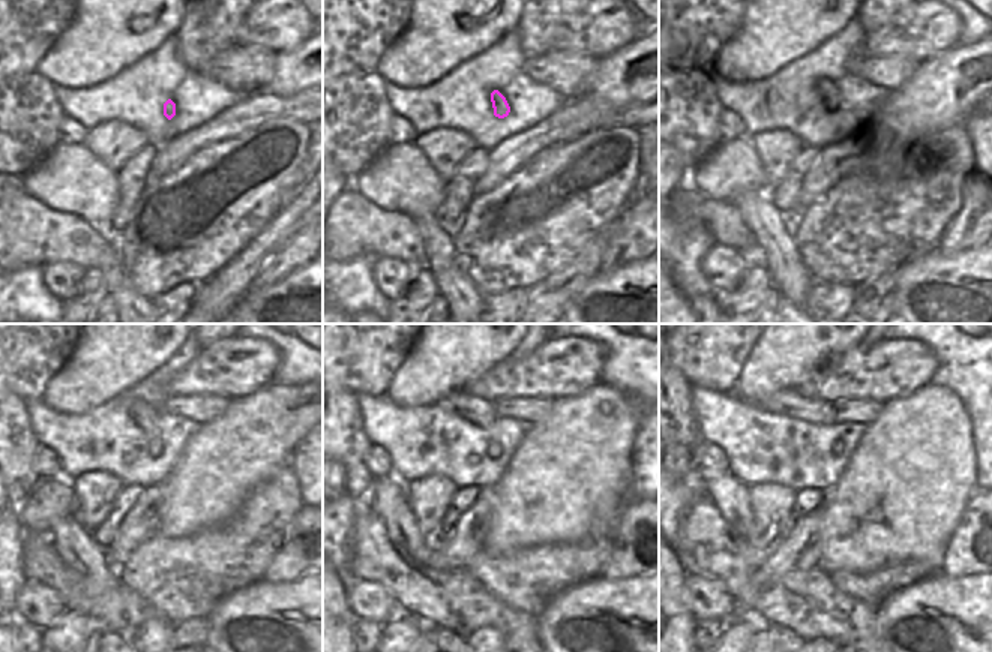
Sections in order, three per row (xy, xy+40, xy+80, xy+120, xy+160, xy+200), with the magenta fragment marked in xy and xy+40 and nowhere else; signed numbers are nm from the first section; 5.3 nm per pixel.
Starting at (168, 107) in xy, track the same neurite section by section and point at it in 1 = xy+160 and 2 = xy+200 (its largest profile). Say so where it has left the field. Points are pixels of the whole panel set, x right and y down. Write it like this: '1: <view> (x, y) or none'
1: xy+160 (477, 411)
2: xy+200 (787, 402)

